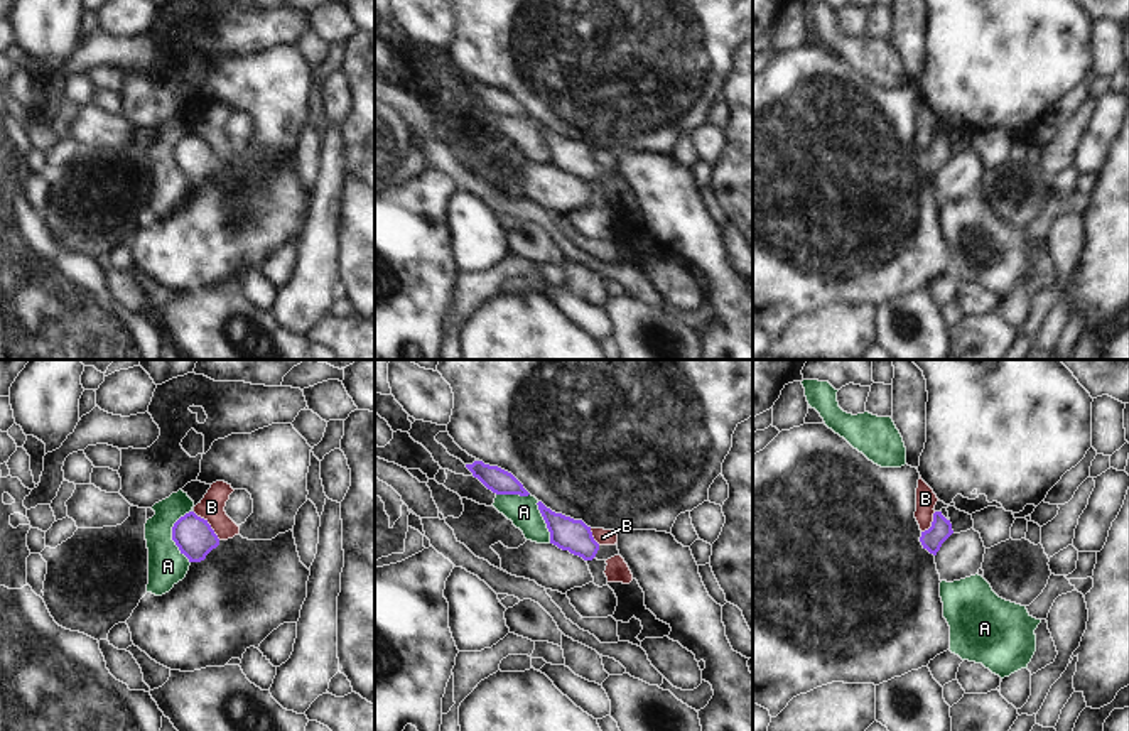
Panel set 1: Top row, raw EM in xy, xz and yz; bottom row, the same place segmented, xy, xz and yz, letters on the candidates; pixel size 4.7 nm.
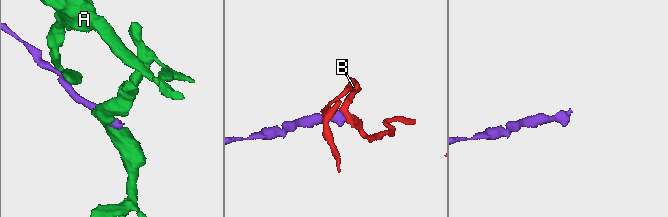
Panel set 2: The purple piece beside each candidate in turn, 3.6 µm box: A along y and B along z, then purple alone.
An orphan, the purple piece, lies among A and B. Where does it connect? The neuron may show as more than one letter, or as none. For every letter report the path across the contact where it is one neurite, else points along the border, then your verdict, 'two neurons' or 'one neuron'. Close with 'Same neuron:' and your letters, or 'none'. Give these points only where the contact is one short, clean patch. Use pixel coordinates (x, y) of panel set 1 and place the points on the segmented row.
A: two neurons
B: border along xy (193, 512), (220, 539); two neurons
Same neuron: none

